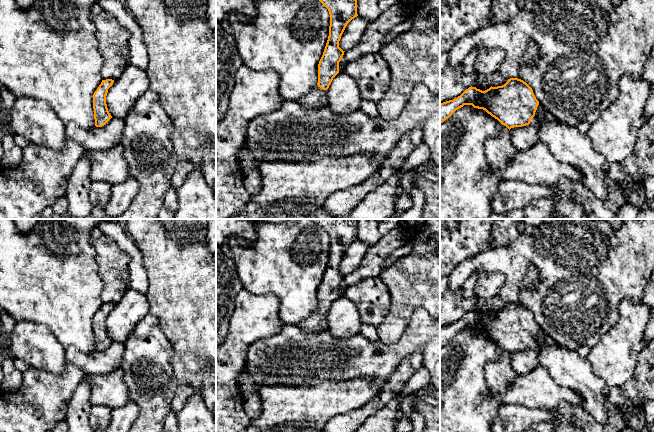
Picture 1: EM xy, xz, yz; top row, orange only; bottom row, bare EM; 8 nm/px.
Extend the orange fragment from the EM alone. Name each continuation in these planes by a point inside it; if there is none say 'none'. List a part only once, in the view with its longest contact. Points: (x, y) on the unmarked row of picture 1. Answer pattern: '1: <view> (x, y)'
1: yz (548, 340)

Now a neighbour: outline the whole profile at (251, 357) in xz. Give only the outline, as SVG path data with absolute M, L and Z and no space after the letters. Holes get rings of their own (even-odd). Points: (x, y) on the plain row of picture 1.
M422 307L412 314L411 320L398 342L385 345L370 341L361 333L349 338L335 338L329 330L307 333L298 325L284 324L277 335L251 344L246 355L246 369L254 384L264 386L267 375L277 375L280 385L304 385L313 380L348 381L369 376L373 384L382 387L400 362L417 348L423 352L423 367L430 375L430 383L440 388L440 317L434 318Z

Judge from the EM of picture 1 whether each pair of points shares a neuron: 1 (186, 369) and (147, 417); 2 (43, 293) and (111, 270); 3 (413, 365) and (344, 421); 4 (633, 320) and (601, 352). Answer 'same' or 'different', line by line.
1: different
2: different
3: same
4: same

